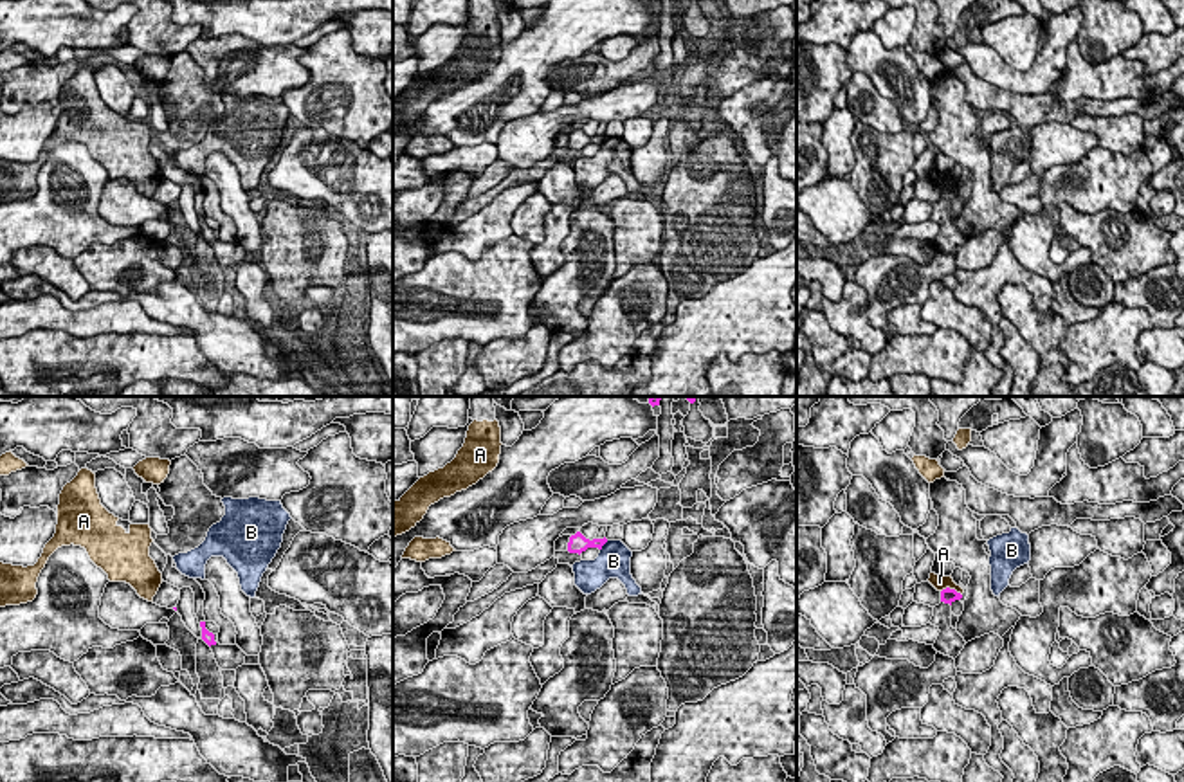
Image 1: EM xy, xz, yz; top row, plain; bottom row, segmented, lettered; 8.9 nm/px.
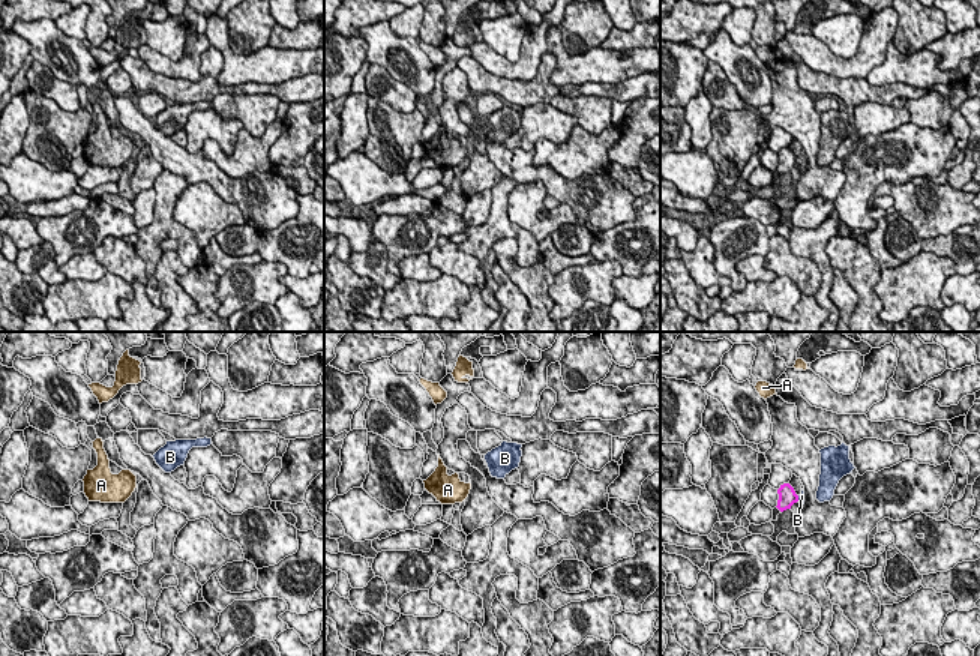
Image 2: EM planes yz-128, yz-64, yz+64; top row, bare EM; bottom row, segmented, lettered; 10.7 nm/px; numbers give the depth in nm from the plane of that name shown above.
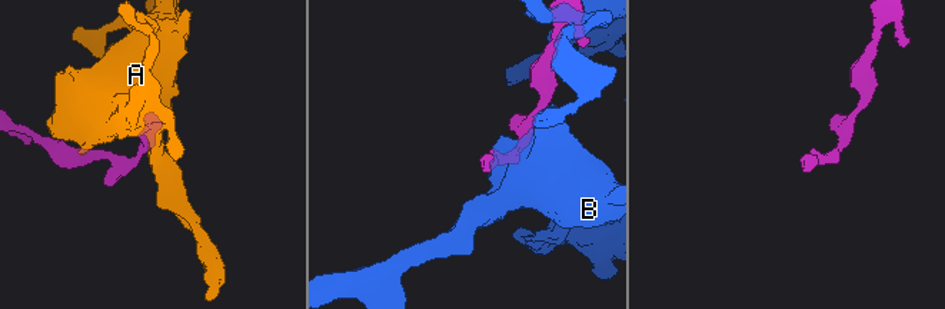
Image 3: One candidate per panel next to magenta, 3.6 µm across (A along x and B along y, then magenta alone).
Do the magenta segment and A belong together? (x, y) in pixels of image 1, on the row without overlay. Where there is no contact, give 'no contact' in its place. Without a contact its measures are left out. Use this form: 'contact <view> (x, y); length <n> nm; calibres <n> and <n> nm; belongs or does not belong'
contact yz (952, 186); length 200 nm; calibres 130 and 130 nm; does not belong

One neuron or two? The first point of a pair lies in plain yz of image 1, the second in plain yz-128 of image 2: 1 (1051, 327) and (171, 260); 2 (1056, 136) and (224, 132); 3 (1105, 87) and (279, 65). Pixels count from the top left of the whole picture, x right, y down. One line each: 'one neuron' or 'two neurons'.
1: two neurons
2: one neuron
3: one neuron

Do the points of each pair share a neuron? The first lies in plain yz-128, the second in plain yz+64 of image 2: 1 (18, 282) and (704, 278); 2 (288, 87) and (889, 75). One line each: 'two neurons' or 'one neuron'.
1: two neurons
2: two neurons

